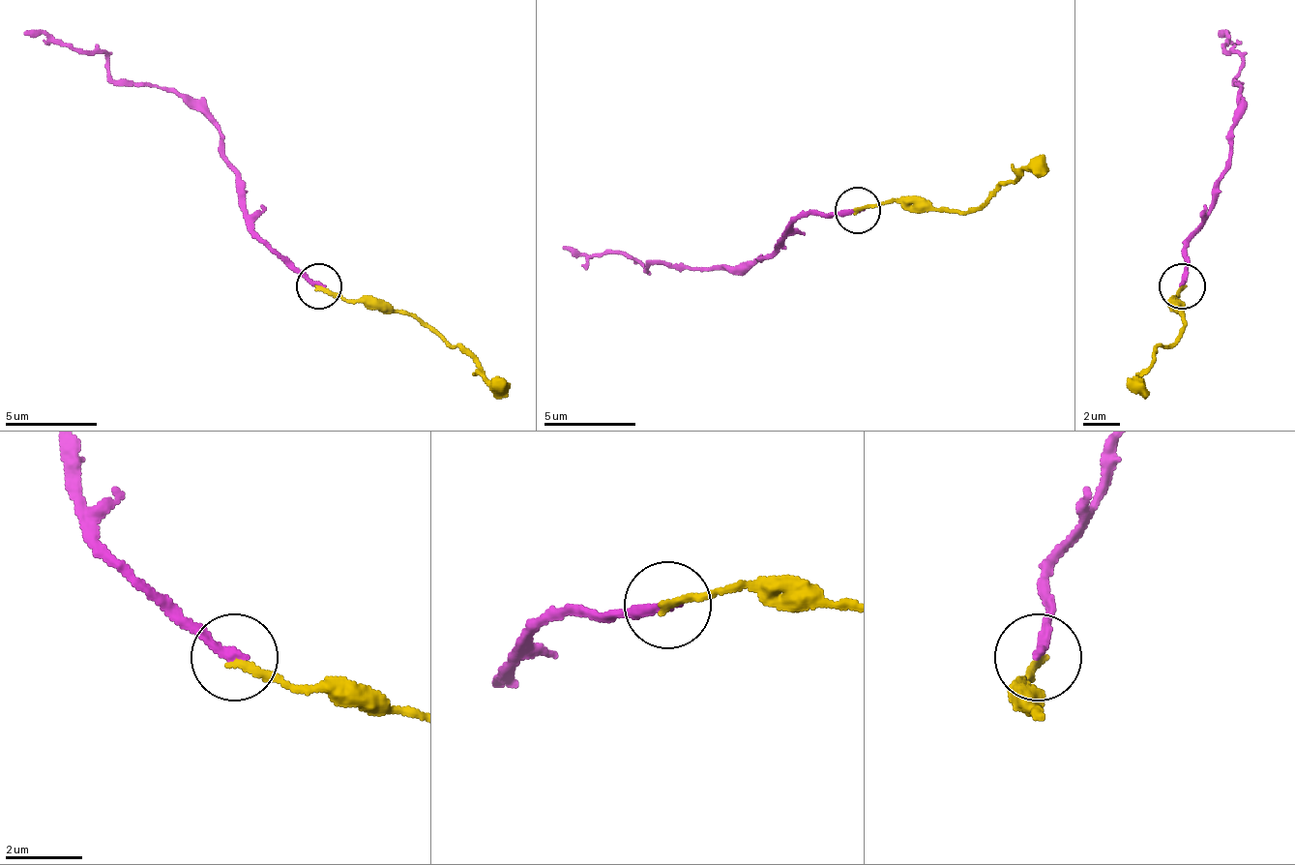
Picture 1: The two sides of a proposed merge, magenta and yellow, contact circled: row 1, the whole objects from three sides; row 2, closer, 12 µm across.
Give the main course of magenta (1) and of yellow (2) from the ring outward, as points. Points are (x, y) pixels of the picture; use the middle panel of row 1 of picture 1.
1: (856, 209), (806, 213), (764, 259), (732, 268), (686, 264), (659, 264), (644, 268), (621, 254), (562, 246)
2: (856, 209), (889, 204), (926, 204), (976, 213), (1009, 181), (1027, 171), (1045, 176)

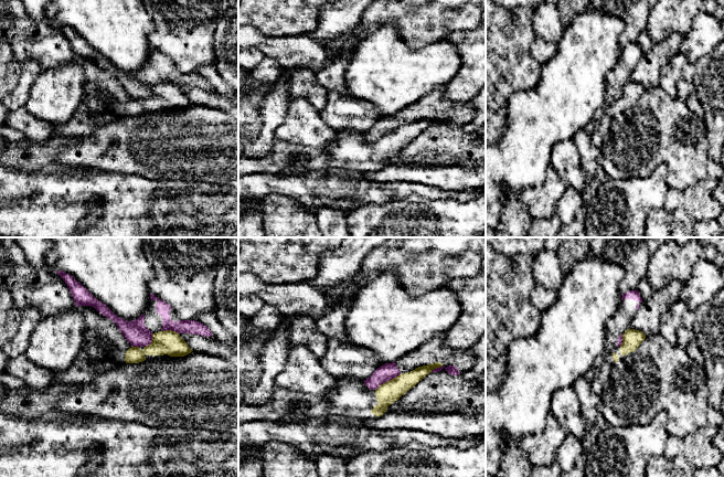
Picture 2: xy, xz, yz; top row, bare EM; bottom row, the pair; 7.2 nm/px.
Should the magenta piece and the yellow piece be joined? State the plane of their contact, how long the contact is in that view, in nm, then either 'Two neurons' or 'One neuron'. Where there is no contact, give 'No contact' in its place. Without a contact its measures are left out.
Touches magenta in xz. Shared border 220 nm. Two neurons

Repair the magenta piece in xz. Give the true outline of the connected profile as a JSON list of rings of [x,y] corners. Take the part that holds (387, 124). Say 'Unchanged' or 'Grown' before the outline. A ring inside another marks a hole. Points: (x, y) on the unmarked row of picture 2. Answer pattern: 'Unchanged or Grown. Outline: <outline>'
Grown. Outline: [[[446,86],[438,87],[427,96],[407,106],[396,115],[385,116],[364,132],[370,142],[376,142],[381,137],[396,130],[401,126],[415,123],[418,119],[441,115],[440,120],[432,125],[439,125],[444,120],[451,128],[458,128],[472,121],[476,109],[471,102],[458,103],[445,97]]]

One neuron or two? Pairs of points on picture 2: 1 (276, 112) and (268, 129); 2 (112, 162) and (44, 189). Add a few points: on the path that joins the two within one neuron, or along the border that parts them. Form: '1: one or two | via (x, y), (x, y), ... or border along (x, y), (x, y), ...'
1: one | via (273, 116), (269, 125)
2: two | border along (93, 169), (119, 173)

